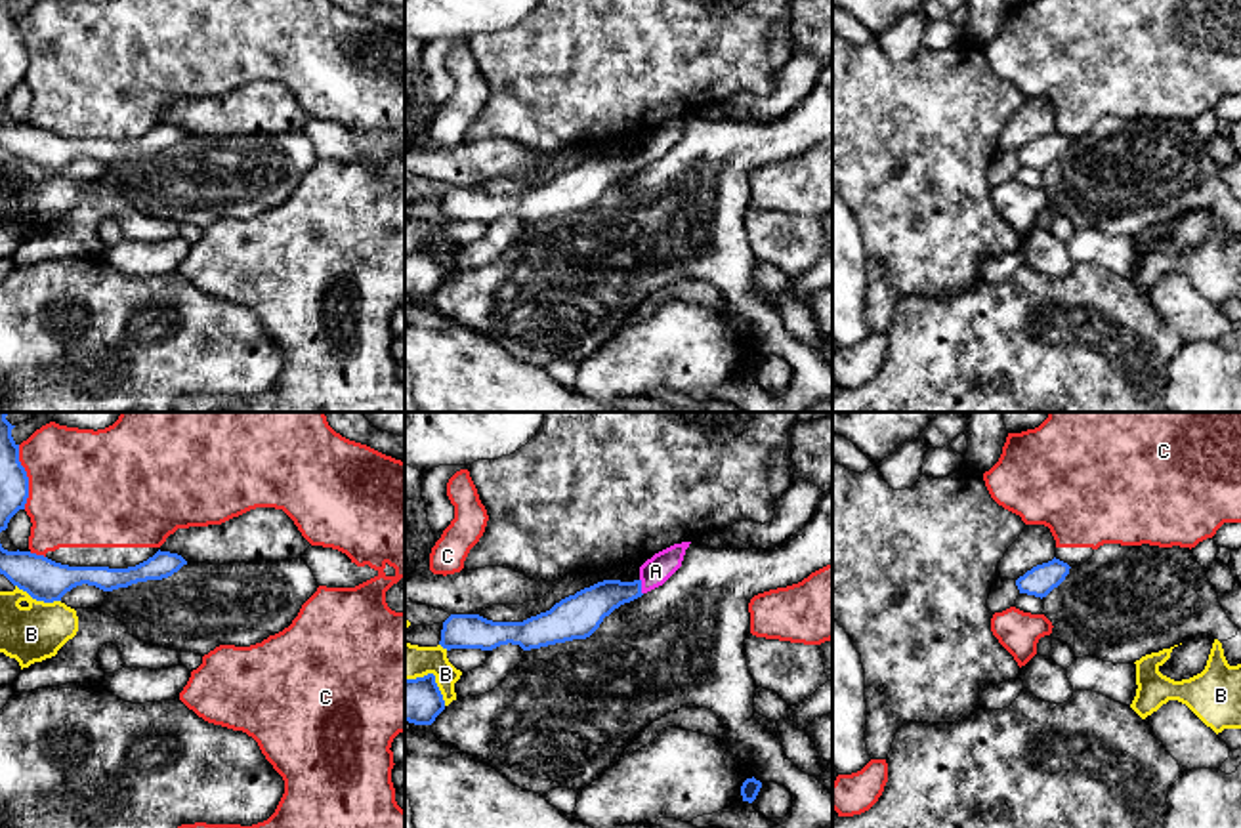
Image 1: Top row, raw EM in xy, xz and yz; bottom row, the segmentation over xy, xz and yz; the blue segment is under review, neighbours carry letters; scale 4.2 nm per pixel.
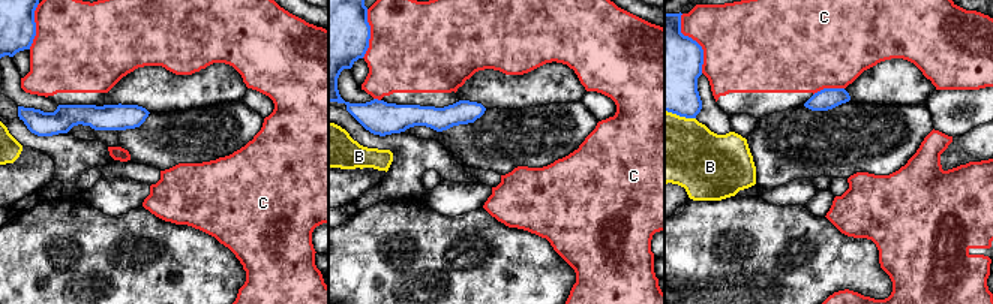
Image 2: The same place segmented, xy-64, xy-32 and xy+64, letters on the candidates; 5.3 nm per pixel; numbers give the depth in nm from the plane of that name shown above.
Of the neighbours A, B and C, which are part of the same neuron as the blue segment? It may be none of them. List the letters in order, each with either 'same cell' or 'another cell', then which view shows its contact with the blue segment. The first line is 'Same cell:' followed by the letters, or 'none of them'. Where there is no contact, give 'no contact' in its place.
Same cell: A
A: same cell; contact in xz
B: another cell; contact in xy
C: another cell; contact in xy

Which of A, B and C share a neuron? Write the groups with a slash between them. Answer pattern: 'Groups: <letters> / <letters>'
Groups: A / B / C

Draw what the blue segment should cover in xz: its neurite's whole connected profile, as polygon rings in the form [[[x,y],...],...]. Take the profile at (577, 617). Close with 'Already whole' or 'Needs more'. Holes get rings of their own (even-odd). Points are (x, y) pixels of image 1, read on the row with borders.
[[[691,542],[674,544],[640,567],[634,582],[603,580],[556,603],[523,622],[493,622],[479,614],[451,614],[443,622],[439,645],[493,651],[519,645],[523,651],[590,637],[605,616],[624,603],[663,586],[680,567]]]. Needs more

